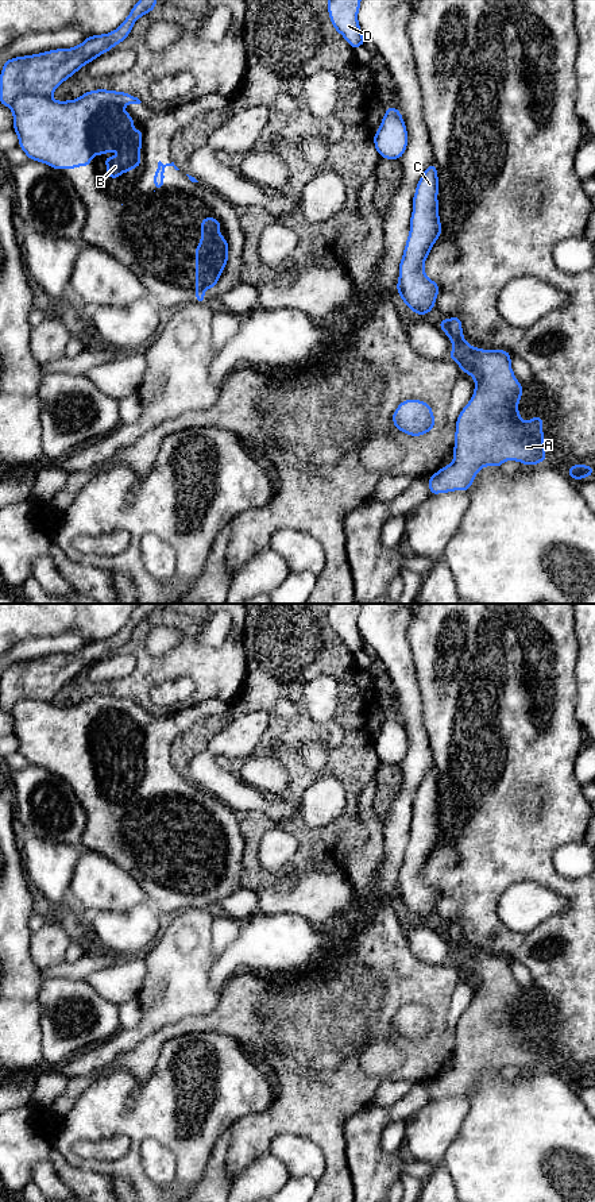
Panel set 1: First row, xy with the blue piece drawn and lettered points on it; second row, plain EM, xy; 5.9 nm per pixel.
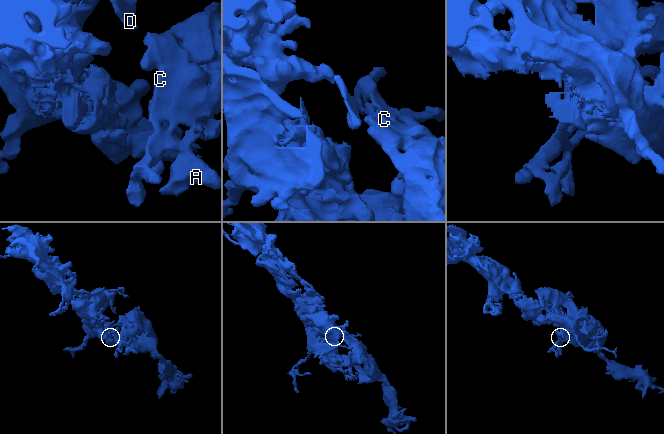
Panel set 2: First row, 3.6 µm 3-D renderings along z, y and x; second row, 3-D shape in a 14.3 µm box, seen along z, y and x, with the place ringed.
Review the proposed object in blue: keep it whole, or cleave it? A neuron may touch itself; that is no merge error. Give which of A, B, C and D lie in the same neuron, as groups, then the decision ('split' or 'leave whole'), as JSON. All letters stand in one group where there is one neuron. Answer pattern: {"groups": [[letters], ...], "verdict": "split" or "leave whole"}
{"groups": [["A", "B", "C", "D"]], "verdict": "leave whole"}

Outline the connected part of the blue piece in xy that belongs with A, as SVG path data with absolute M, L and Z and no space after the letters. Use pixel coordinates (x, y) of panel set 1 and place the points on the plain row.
M459 921L441 925L438 932L452 945L452 958L448 964L453 964L461 976L475 985L475 997L457 1021L453 1067L428 1083L429 1098L468 1097L478 1076L484 1071L501 1074L505 1066L518 1066L526 1071L545 1067L542 1021L534 1021L526 1028L521 1025L518 1006L523 998L523 991L513 978L510 958L470 951L464 945Z

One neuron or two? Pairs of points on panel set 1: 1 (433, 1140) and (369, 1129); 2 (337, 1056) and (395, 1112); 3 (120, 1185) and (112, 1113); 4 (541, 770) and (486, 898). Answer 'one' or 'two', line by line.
1: two
2: two
3: two
4: one

